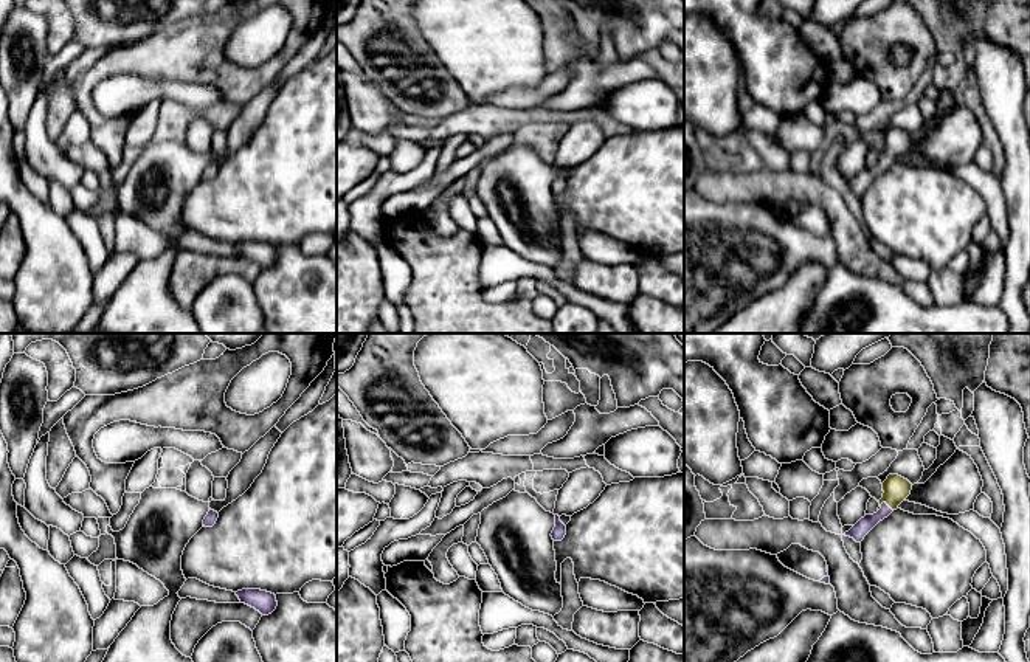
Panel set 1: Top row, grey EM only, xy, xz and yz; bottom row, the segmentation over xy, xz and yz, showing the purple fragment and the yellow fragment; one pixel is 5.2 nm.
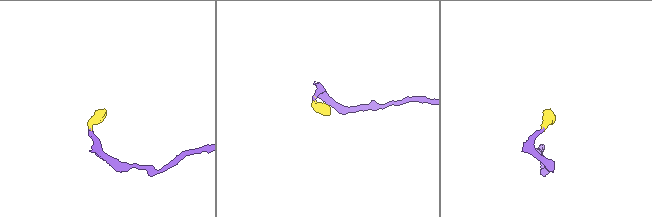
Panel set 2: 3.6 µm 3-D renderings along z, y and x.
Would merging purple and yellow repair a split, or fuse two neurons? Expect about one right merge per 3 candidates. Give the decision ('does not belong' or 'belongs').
belongs

